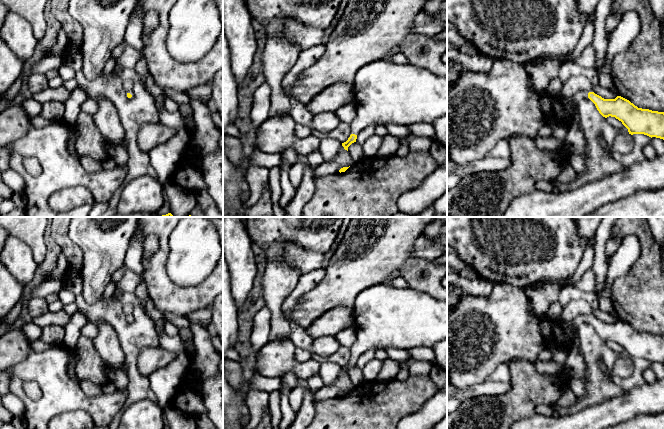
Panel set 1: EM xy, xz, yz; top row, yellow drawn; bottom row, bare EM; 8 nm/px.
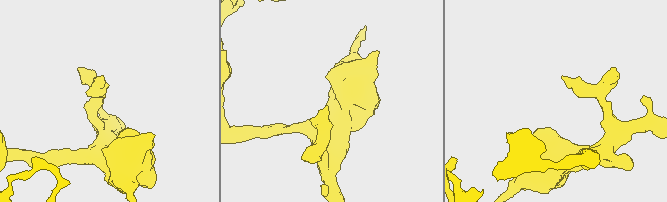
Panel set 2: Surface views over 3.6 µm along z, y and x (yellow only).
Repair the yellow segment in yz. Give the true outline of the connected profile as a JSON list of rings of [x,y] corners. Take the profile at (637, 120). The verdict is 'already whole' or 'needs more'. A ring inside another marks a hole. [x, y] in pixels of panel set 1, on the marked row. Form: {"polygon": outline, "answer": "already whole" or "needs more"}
{"polygon": [[[528,74],[528,85],[531,92],[537,94],[543,117],[547,123],[568,124],[580,102],[589,98],[603,117],[615,117],[628,129],[629,134],[644,134],[651,138],[664,140],[664,112],[638,108],[621,96],[617,96],[615,99],[604,99],[594,92],[588,91],[575,93],[572,98],[572,106],[567,107],[558,94],[539,94],[534,88],[530,74]]], "answer": "needs more"}

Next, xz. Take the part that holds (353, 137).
{"polygon": [[[376,60],[362,66],[355,74],[353,104],[356,117],[351,123],[351,135],[342,143],[345,150],[356,142],[357,134],[370,125],[409,125],[432,123],[447,113],[447,77],[411,64],[395,64]]], "answer": "needs more"}

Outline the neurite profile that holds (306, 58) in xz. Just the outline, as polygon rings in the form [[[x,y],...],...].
[[[320,44],[312,48],[300,51],[296,62],[288,70],[282,79],[282,86],[285,89],[290,88],[297,77],[308,67],[318,61],[326,50],[325,44]]]

